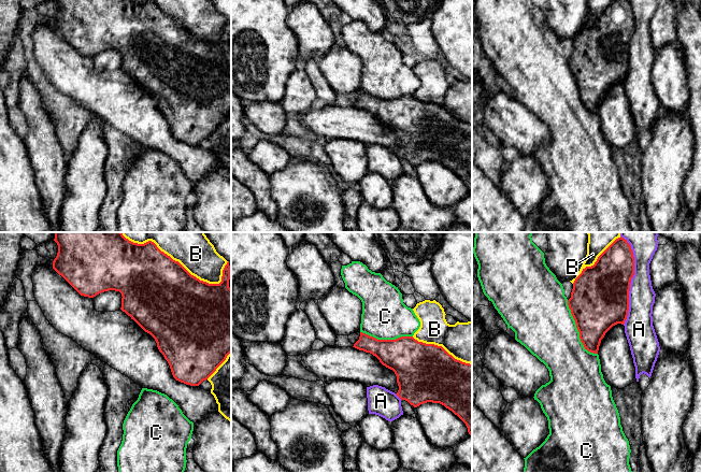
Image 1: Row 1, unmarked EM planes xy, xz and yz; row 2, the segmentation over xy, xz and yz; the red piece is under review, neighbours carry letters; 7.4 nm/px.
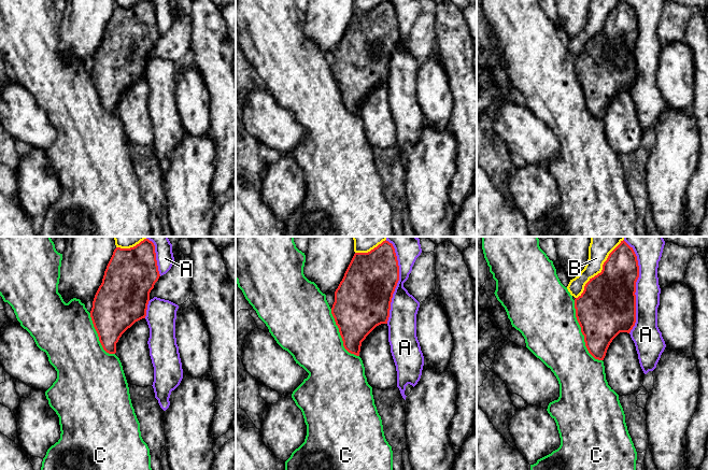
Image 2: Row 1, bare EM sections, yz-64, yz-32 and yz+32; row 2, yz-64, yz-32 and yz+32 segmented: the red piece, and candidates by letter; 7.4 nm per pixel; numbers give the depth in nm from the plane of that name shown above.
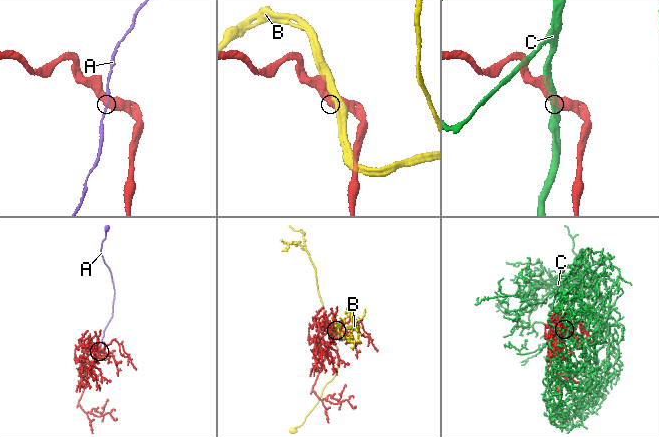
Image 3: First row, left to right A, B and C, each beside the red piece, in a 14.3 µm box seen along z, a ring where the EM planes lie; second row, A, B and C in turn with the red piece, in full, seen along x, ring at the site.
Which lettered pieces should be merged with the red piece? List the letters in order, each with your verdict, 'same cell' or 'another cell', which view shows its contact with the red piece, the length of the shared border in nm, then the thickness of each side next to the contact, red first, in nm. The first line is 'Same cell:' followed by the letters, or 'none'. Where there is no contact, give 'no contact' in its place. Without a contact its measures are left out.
Same cell: none
A: another cell; meets red in yz; contact 600 nm long; 440 nm thick on the red side, 190 nm on the other
B: another cell; meets red in xy; contact 600 nm long; 500 nm thick on the red side, 260 nm on the other
C: another cell; meets red in yz; contact 460 nm long; 420 nm thick on the red side, 420 nm on the other

